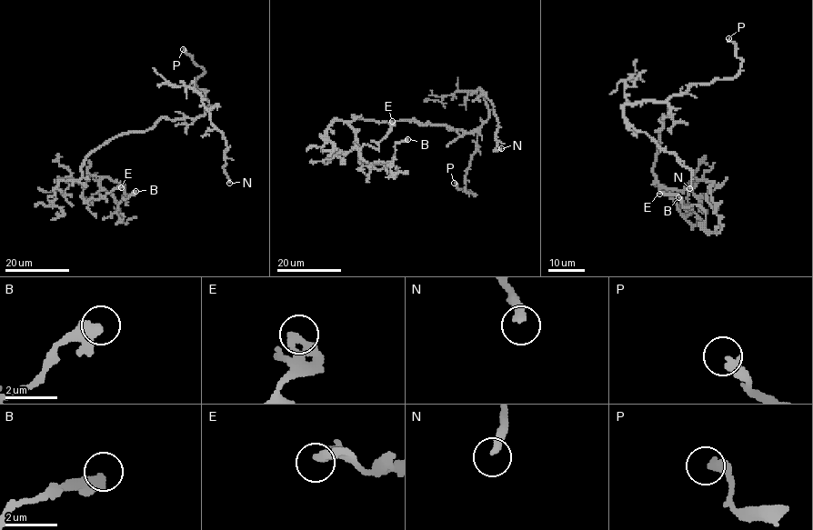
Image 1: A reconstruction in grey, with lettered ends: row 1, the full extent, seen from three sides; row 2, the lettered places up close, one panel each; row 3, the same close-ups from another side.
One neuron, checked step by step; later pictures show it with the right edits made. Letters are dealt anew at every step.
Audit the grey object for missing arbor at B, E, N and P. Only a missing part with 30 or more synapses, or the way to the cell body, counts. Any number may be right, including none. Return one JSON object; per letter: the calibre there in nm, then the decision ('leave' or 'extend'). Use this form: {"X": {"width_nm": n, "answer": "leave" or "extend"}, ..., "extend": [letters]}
{"B": {"width_nm": 360, "answer": "leave"}, "E": {"width_nm": 280, "answer": "leave"}, "N": {"width_nm": 280, "answer": "extend"}, "P": {"width_nm": 360, "answer": "leave"}, "extend": ["N"]}

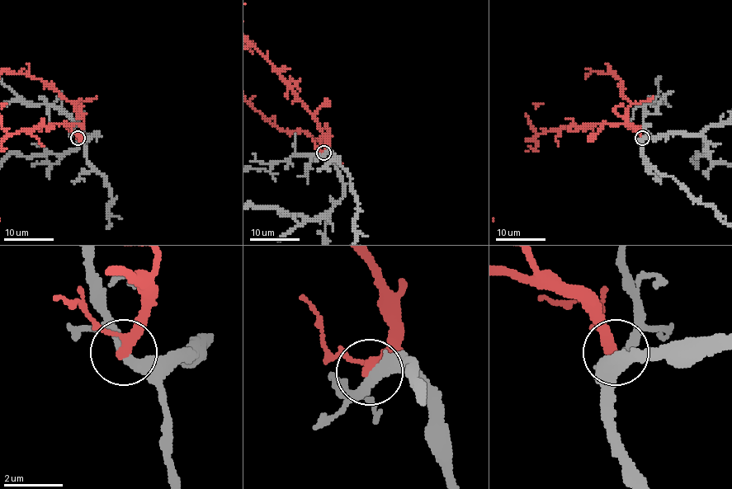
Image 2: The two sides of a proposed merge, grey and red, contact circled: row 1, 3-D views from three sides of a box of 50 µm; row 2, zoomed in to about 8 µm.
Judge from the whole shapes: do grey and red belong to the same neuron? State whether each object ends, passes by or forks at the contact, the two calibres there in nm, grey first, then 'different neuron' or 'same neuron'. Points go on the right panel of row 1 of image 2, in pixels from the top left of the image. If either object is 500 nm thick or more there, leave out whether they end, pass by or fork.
grey passes by; red passes by; 340 nm thick on the grey side, 300 nm on the other; different neuron

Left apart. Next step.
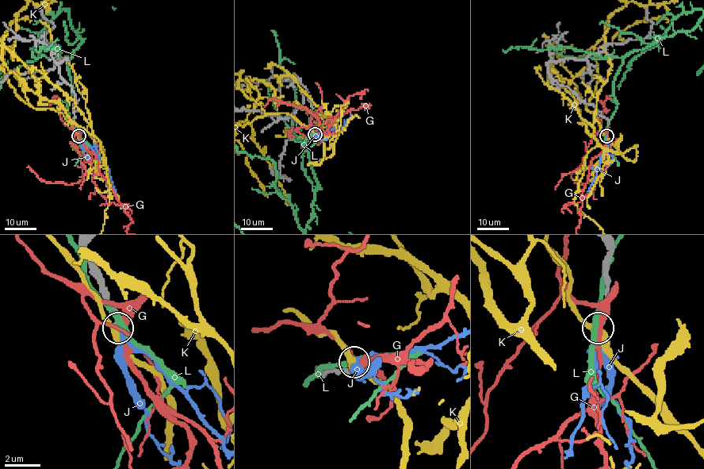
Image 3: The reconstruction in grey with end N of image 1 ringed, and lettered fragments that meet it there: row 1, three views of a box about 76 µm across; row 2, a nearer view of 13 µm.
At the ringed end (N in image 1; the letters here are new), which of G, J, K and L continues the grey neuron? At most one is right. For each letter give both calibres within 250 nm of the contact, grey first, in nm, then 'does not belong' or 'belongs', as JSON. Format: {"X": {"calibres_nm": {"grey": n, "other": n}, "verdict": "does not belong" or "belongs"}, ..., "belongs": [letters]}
{"G": {"calibres_nm": {"grey": 360, "other": 320}, "verdict": "does not belong"}, "J": {"calibres_nm": {"grey": 320, "other": 150}, "verdict": "belongs"}, "K": {"calibres_nm": {"grey": 320, "other": 420}, "verdict": "does not belong"}, "L": {"calibres_nm": {"grey": 400, "other": 320}, "verdict": "does not belong"}, "belongs": ["J"]}

